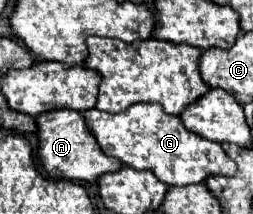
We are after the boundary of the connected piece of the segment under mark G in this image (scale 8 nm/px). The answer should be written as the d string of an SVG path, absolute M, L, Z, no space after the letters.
M134 104L120 114L106 114L92 108L84 112L84 118L106 156L114 156L136 170L150 170L168 186L202 184L210 176L236 174L234 160L230 160L220 144L186 130L180 116L166 114L158 104Z

